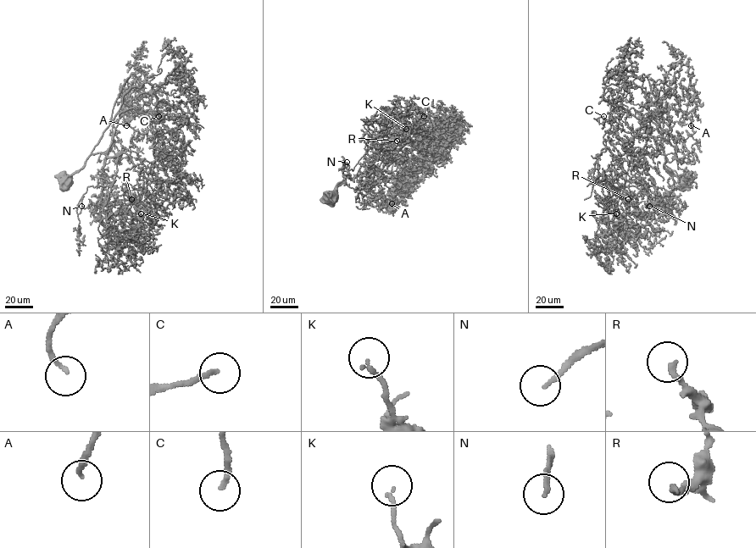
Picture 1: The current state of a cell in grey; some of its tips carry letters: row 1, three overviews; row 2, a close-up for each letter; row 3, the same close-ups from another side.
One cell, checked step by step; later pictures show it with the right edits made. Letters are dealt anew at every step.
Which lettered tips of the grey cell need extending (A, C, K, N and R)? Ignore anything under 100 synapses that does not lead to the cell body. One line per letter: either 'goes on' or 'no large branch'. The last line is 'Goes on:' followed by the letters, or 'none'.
A: no large branch
C: goes on
K: no large branch
N: goes on
R: no large branch
Goes on: C, N

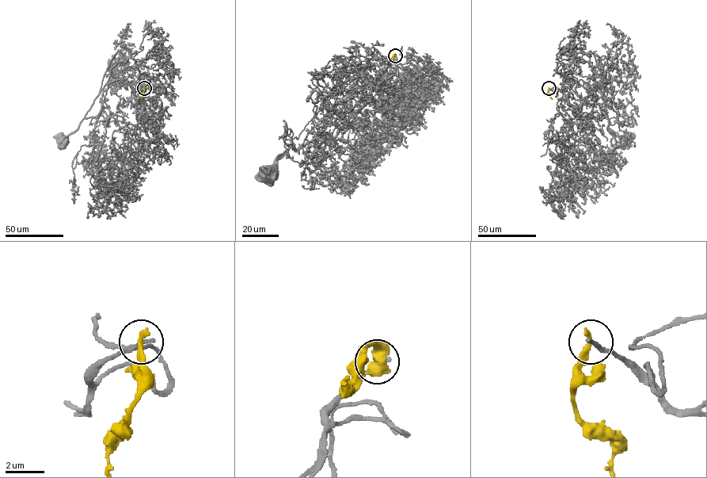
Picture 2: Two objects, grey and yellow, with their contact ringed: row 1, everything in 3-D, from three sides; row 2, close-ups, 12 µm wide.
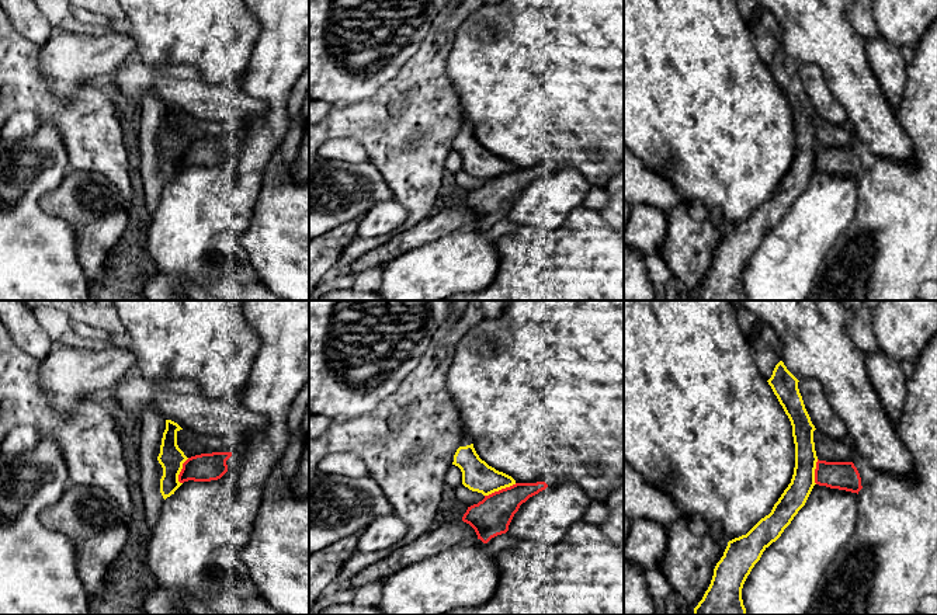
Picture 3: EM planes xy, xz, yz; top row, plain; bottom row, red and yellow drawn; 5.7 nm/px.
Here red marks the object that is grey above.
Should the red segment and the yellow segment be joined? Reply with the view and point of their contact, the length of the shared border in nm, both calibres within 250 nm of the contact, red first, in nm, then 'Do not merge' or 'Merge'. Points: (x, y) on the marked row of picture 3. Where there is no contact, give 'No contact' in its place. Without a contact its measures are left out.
Touches red at xz (502, 489). Shared border 200 nm. Thickness 220 nm (red) against 180 nm. Do not merge

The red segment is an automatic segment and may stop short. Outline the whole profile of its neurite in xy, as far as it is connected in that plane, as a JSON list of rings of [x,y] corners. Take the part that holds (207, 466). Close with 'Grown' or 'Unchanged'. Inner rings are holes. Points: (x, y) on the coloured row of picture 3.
[[[212,452],[201,454],[188,458],[183,463],[183,469],[178,475],[178,482],[211,482],[221,479],[228,472],[226,461],[232,456],[232,452]]]. Unchanged

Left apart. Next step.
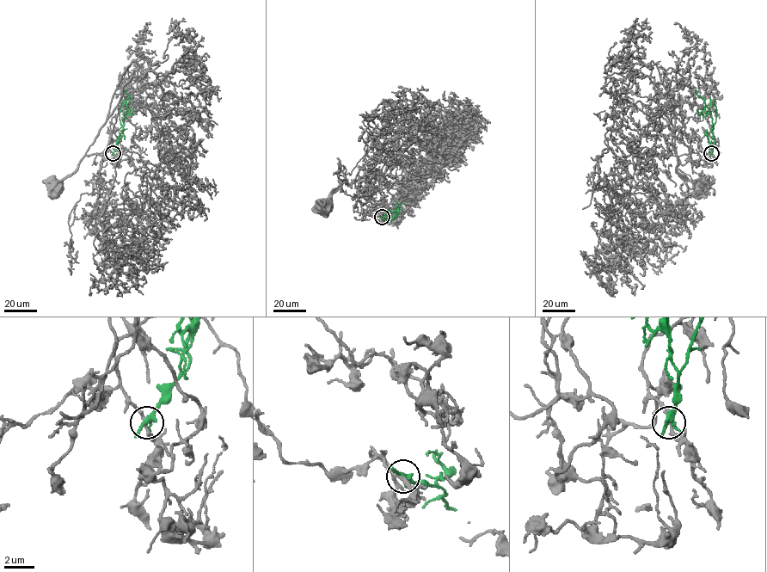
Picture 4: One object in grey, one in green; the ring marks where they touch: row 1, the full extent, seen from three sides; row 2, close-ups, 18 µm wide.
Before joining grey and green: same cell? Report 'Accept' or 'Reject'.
Reject

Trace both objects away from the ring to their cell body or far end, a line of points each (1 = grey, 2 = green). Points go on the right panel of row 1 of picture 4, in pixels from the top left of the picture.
1: (711, 153), (714, 140), (703, 130), (699, 150), (678, 156), (658, 107), (672, 127), (676, 170), (699, 187)
2: (711, 153), (715, 138), (711, 128), (711, 113), (695, 89)

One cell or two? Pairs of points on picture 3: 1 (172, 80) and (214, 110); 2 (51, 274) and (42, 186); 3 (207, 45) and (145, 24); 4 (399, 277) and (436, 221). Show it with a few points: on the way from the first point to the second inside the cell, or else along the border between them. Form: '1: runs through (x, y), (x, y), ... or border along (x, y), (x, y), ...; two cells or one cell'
1: runs through (181, 87), (204, 100); one cell
2: runs through (33, 252), (33, 208); one cell
3: runs through (191, 30), (186, 24), (160, 24); one cell
4: border along (450, 233), (413, 247), (389, 261); two cells

